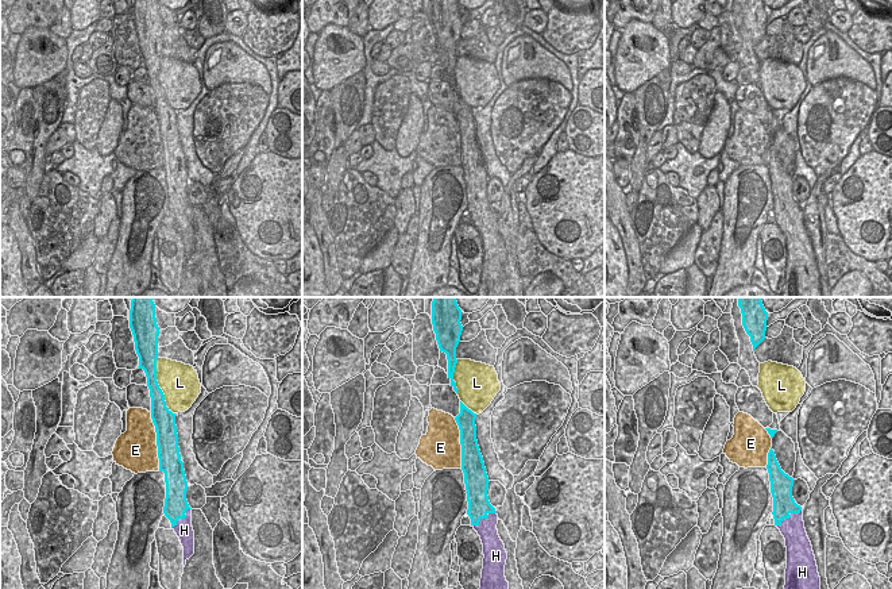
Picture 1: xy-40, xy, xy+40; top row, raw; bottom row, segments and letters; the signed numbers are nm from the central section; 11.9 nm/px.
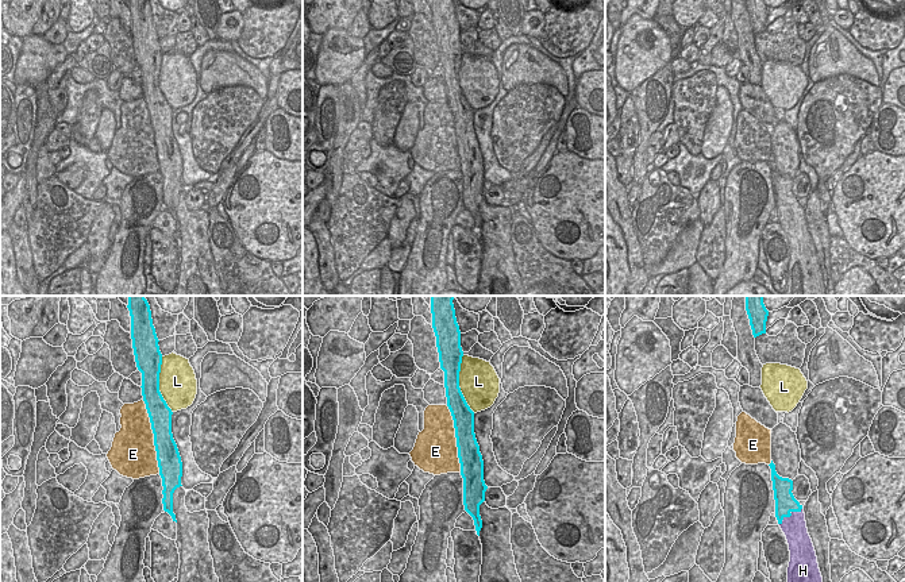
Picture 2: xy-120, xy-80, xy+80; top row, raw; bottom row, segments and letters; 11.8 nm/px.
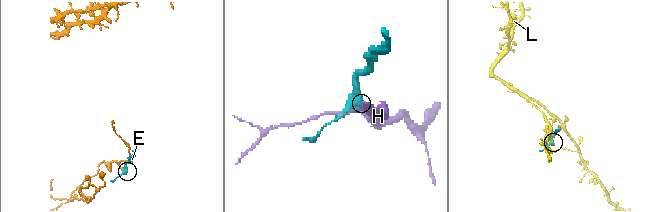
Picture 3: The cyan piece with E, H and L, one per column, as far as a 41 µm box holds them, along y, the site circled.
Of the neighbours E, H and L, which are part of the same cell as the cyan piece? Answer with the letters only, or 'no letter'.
H

